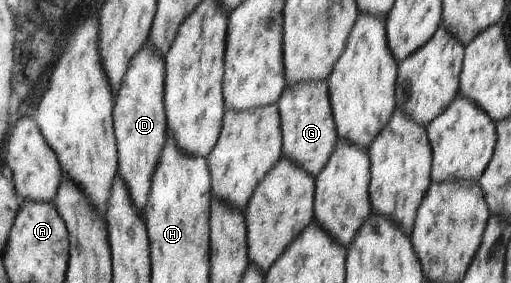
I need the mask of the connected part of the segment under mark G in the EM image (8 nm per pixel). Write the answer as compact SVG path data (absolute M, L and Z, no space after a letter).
M329 80L292 85L284 91L278 102L282 116L284 157L294 161L315 178L330 162L340 138L331 103Z

